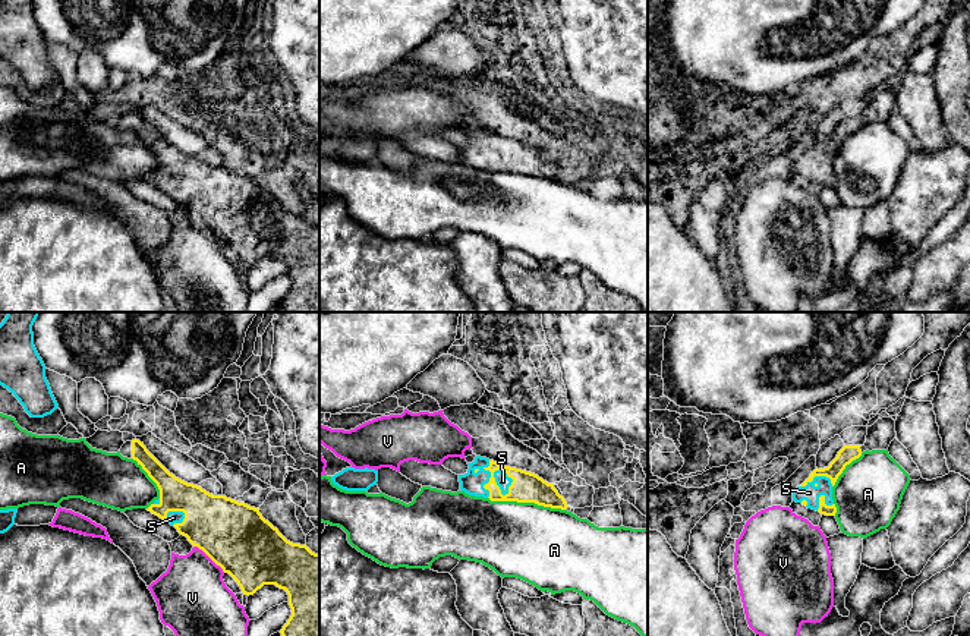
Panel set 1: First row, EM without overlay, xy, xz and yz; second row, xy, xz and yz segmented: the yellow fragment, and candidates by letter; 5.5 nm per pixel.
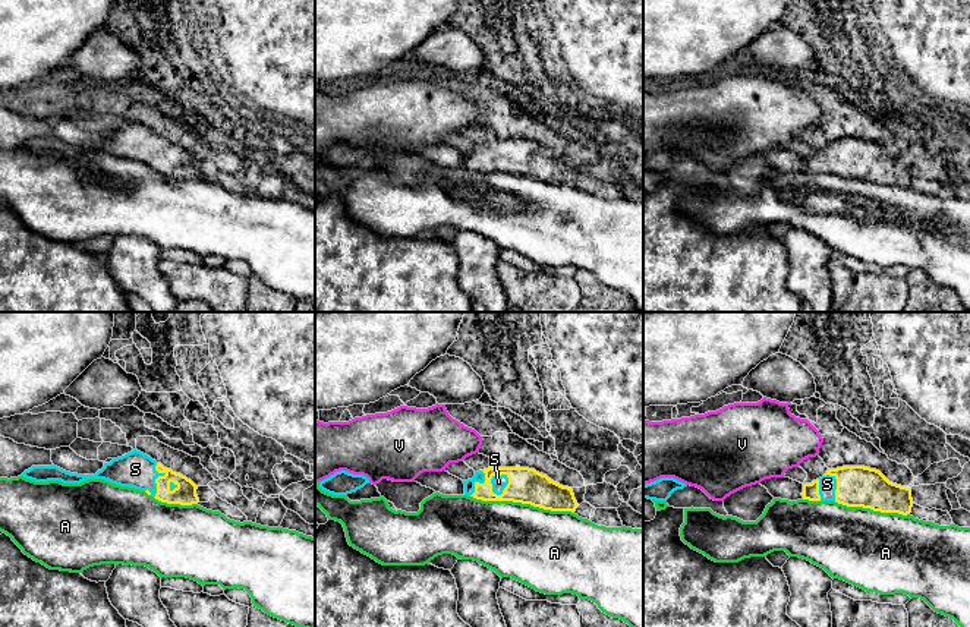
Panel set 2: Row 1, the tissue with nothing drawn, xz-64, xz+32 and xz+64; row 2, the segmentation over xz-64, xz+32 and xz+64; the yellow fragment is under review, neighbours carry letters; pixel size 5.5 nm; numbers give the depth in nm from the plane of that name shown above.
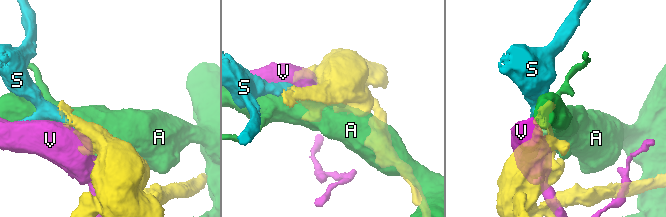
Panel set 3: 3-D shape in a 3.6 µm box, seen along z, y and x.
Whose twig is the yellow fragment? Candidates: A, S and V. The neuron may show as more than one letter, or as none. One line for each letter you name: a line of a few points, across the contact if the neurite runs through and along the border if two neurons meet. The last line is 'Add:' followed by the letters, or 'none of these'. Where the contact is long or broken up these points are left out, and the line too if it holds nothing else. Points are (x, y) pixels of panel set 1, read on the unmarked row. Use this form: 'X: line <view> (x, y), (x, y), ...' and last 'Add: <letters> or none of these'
S: line xz (526, 158), (503, 166), (494, 151), (503, 153)
Add: S

